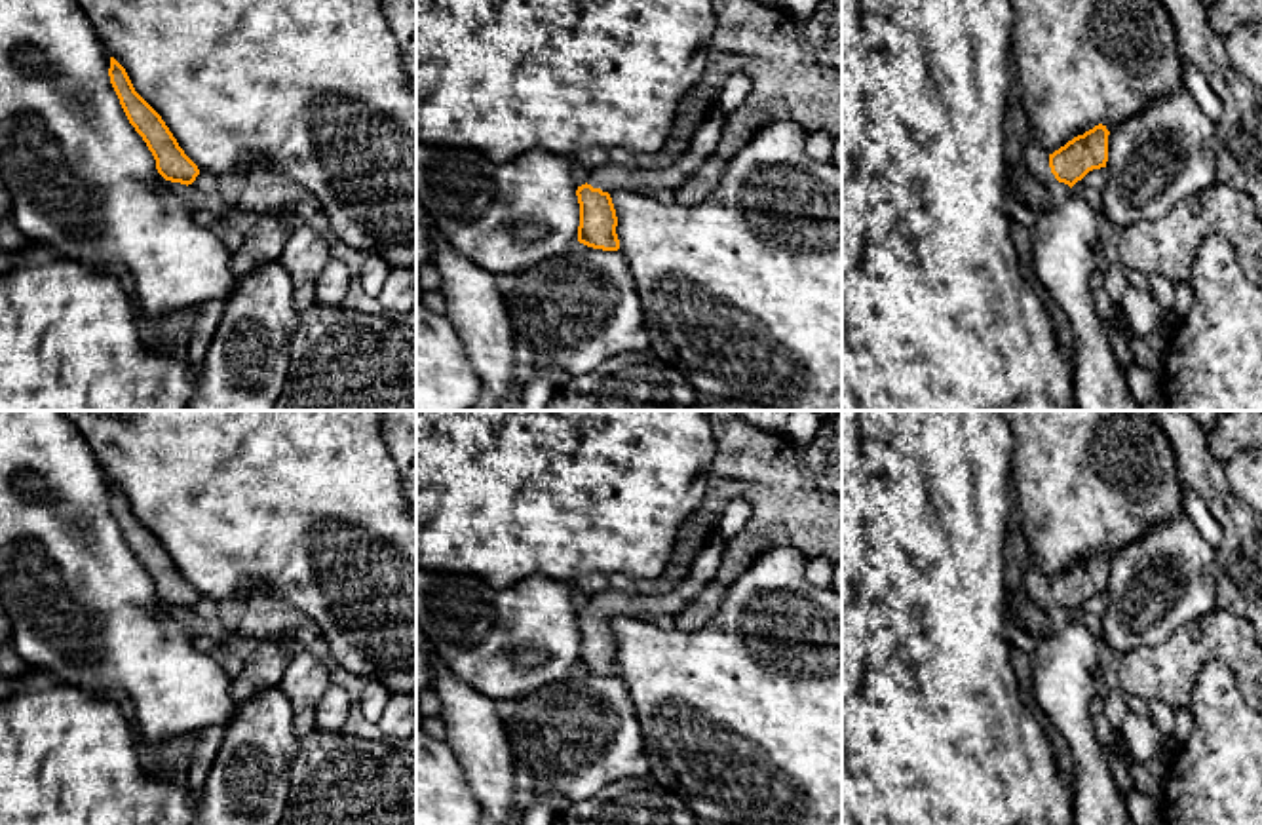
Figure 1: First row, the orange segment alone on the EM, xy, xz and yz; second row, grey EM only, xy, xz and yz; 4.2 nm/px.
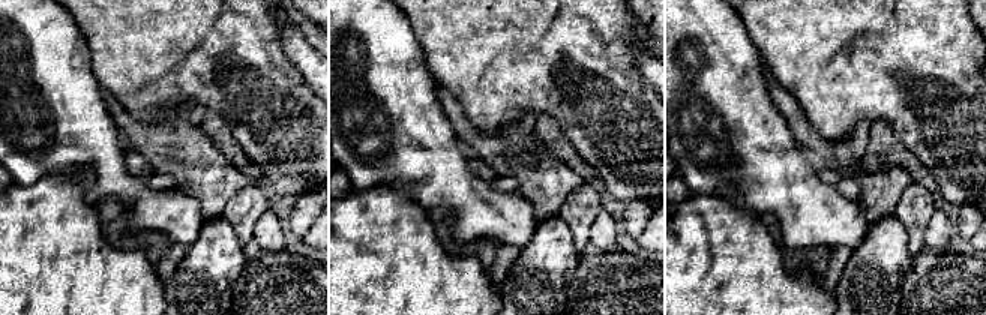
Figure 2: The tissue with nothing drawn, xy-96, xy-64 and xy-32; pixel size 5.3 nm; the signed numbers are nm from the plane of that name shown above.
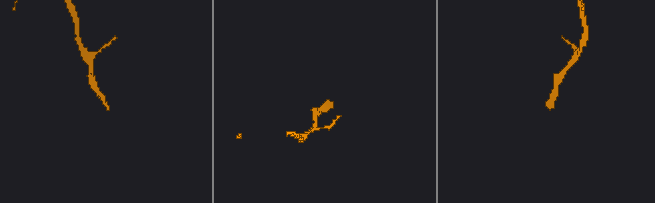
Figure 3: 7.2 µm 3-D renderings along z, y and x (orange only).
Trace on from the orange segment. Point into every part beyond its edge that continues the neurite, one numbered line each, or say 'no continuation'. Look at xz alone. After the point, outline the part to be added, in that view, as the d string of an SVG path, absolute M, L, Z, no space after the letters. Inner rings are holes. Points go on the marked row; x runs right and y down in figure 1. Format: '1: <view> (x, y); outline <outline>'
1: xz (611, 177); outline M715 106L698 125L696 135L688 150L669 167L663 169L641 169L625 167L620 163L606 163L587 173L587 184L601 188L602 192L644 192L654 190L677 190L690 177L694 177L701 163L715 152L726 124L726 114Z

